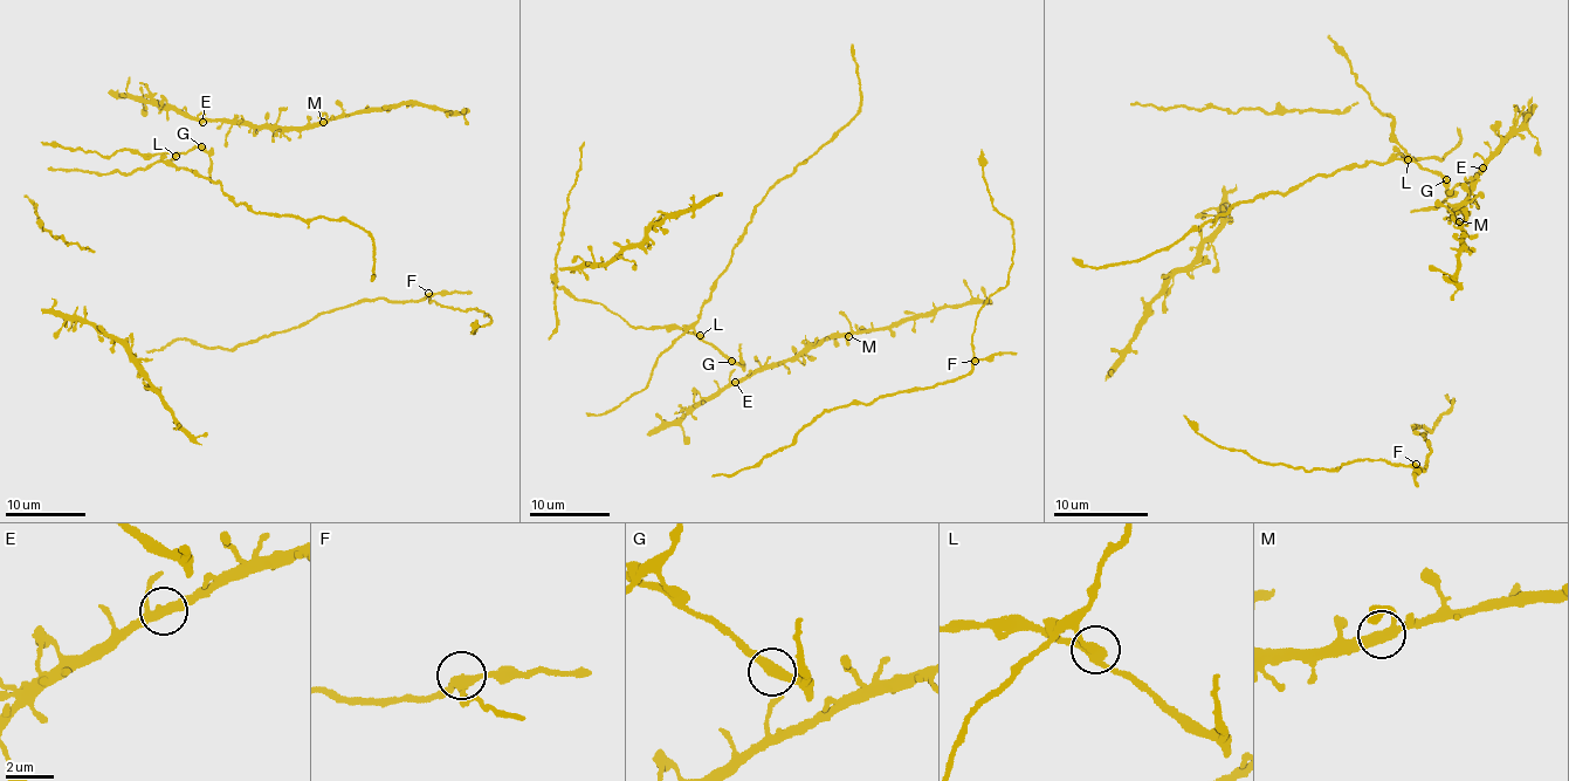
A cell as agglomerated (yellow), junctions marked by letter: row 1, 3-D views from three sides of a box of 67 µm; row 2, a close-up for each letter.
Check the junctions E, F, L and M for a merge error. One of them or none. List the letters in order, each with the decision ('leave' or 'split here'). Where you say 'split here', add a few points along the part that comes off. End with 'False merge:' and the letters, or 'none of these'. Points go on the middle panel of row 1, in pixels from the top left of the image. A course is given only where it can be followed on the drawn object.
E: leave
F: leave
L: split here | (700, 335), (669, 327), (631, 327), (601, 303), (576, 300), (550, 282)
M: leave
False merge: L

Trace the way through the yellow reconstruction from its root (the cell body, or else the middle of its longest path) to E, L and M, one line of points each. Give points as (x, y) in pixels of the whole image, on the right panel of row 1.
E: (1203, 221), (1240, 201), (1289, 193), (1318, 175), (1371, 162), (1416, 163), (1436, 171), (1449, 194), (1483, 168)
L: (1203, 221), (1240, 201), (1277, 191), (1289, 193), (1318, 175), (1409, 159)
M: (1203, 221), (1318, 175), (1403, 158), (1436, 171), (1449, 194), (1472, 183), (1459, 221)

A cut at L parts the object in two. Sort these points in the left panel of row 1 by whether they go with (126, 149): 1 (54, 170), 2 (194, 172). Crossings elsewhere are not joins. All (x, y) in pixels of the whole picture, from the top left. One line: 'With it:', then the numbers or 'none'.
With it: none

